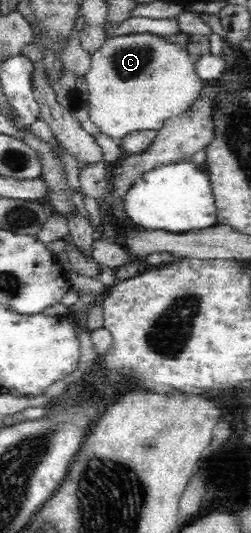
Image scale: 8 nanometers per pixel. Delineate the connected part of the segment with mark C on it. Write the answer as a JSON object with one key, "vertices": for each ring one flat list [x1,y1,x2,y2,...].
{"vertices":[[152,34,107,38,104,46,91,54,89,68,85,75,89,88,89,119,103,134,114,140,122,140,135,131,160,131,168,118,187,112,203,90,203,81,198,78,196,69,190,62,188,51]]}

